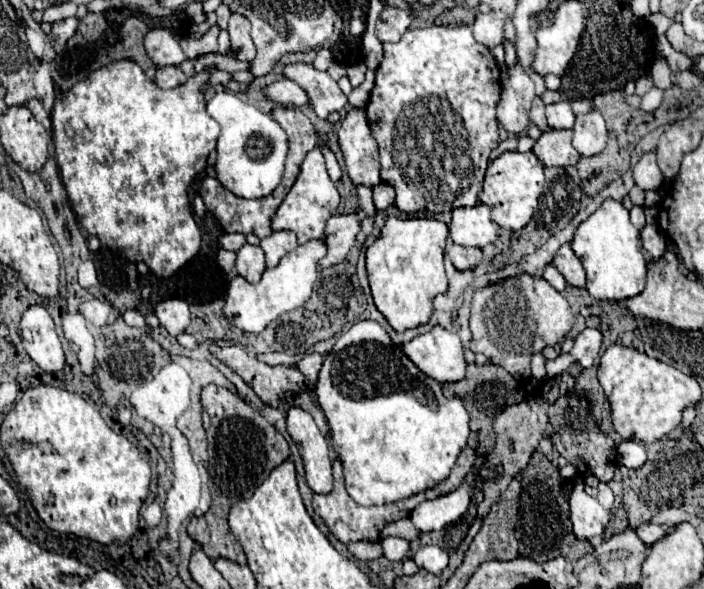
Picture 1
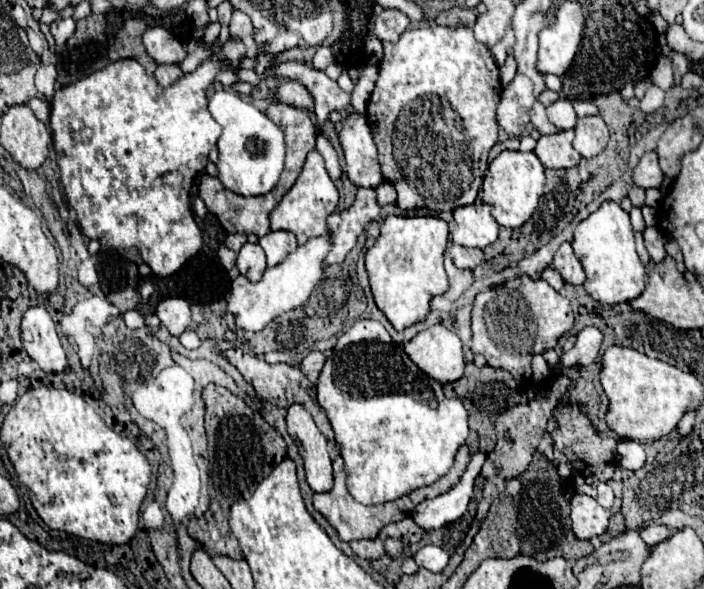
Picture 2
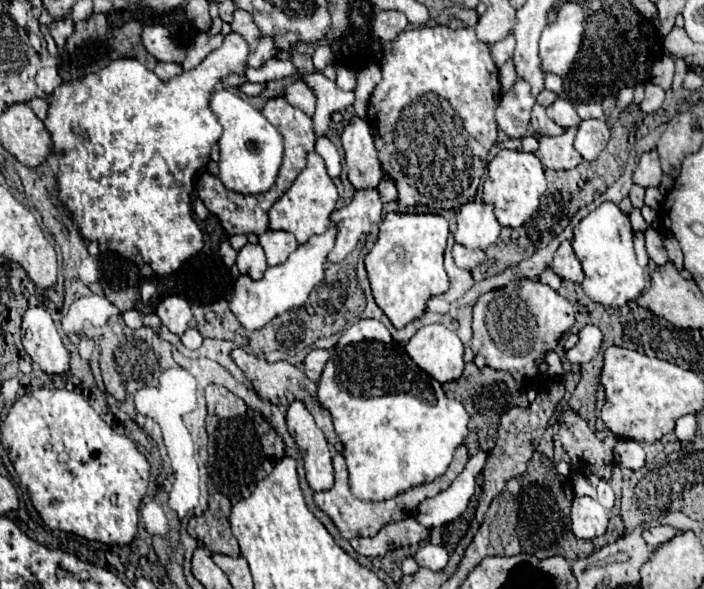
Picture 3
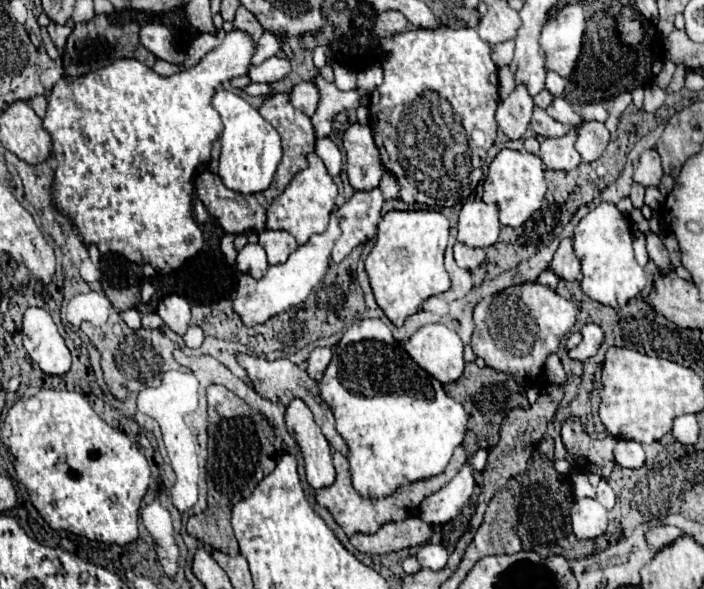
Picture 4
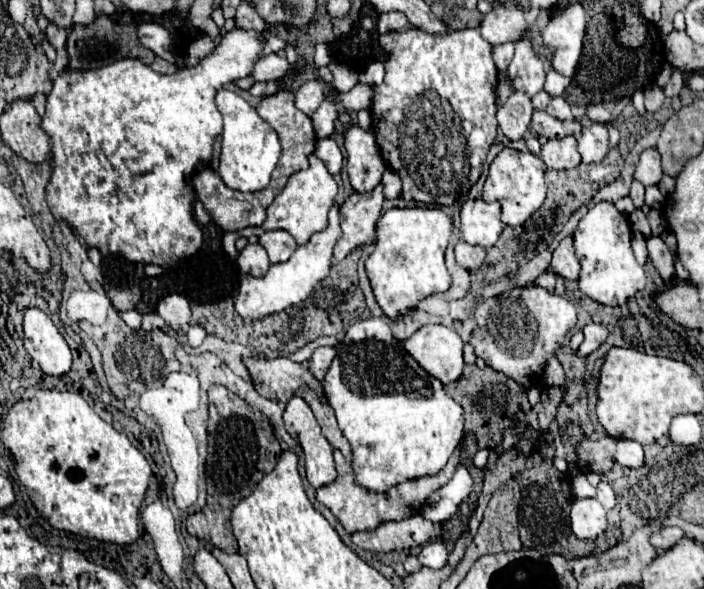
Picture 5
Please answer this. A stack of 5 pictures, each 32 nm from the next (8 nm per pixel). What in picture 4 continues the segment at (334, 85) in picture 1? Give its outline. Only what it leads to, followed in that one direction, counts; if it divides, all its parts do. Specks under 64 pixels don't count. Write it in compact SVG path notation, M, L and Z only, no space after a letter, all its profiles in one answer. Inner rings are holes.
M272 56L260 66L252 66L248 76L252 82L272 83L286 76L290 71L290 61L287 58ZM320 75L312 79L320 92L320 102L318 110L312 116L314 132L318 138L328 136L332 132L332 122L338 112L346 108L358 108L358 106L368 106L368 98L362 96L356 88L350 92L340 92L332 82L324 80Z

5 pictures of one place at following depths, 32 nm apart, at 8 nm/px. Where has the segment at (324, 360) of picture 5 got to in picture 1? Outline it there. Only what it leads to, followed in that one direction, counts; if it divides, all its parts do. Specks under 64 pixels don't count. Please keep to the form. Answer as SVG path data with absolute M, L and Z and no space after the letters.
M312 352L312 354L308 354L308 356L304 356L304 358L300 360L298 370L314 384L314 382L318 380L318 372L320 372L320 368L322 368L322 362L324 362L324 356L318 354L318 352Z

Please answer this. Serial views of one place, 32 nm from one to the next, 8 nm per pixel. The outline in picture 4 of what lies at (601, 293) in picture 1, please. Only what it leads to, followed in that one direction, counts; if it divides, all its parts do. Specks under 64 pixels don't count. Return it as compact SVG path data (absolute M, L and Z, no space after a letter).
M602 202L580 220L574 230L574 250L582 264L580 288L592 300L618 308L644 290L646 274L634 258L630 220L614 204Z

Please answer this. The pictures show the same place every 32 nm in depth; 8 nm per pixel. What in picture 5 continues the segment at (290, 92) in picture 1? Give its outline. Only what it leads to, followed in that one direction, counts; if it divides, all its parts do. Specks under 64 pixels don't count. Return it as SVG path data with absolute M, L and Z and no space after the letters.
M312 80L312 82L304 82L298 90L296 90L296 106L312 116L316 112L316 108L324 102L324 98L334 92L336 88L324 80Z

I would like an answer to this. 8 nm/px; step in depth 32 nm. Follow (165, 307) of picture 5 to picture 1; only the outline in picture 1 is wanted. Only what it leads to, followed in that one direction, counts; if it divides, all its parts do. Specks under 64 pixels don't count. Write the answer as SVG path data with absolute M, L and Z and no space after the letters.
M170 298L164 300L156 306L156 316L160 320L160 324L172 334L178 336L186 330L186 326L190 324L190 310L186 300L180 298Z

